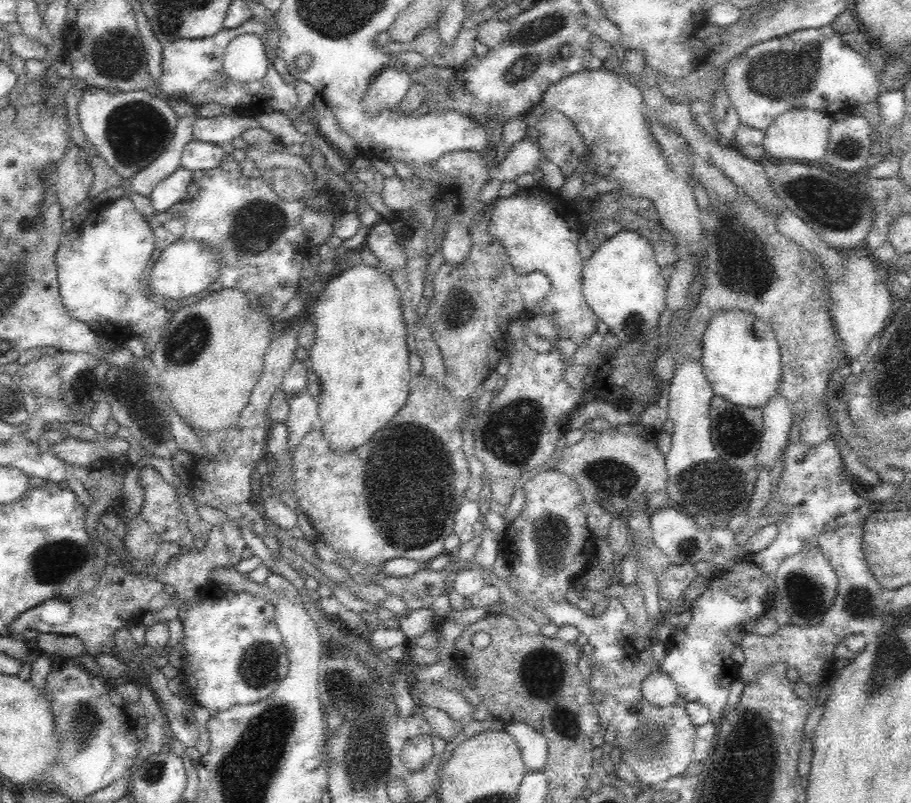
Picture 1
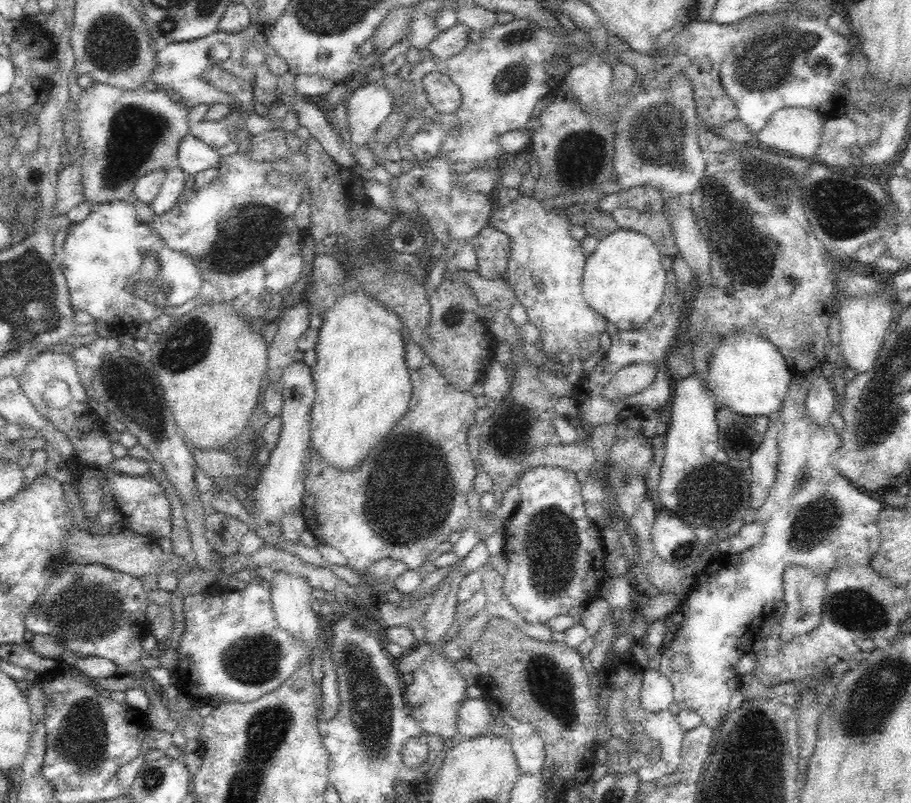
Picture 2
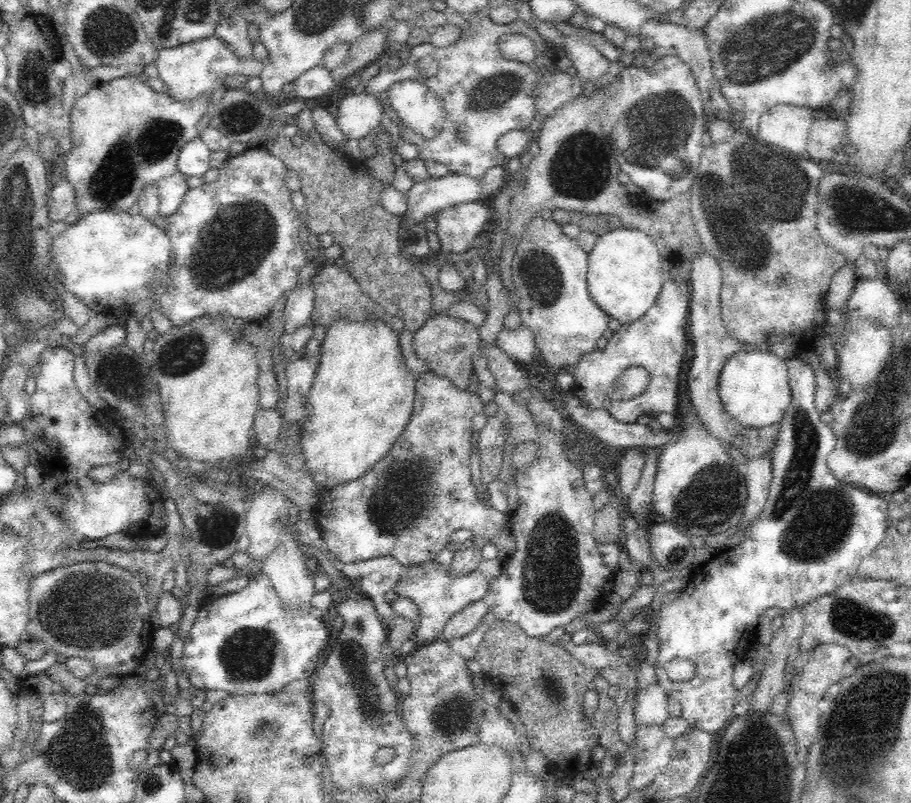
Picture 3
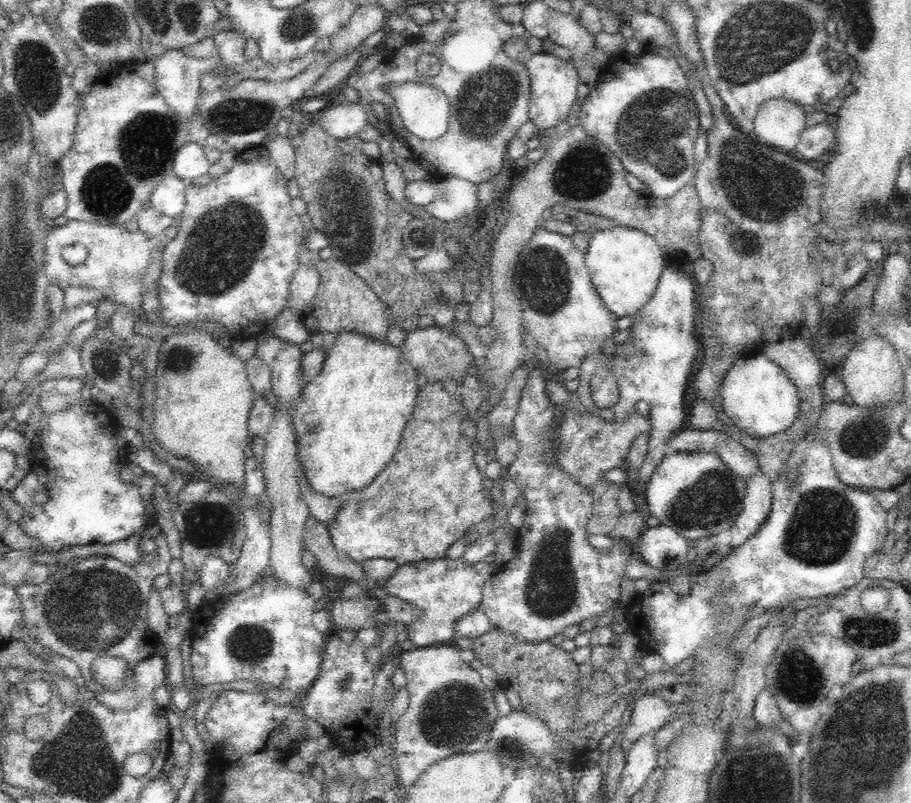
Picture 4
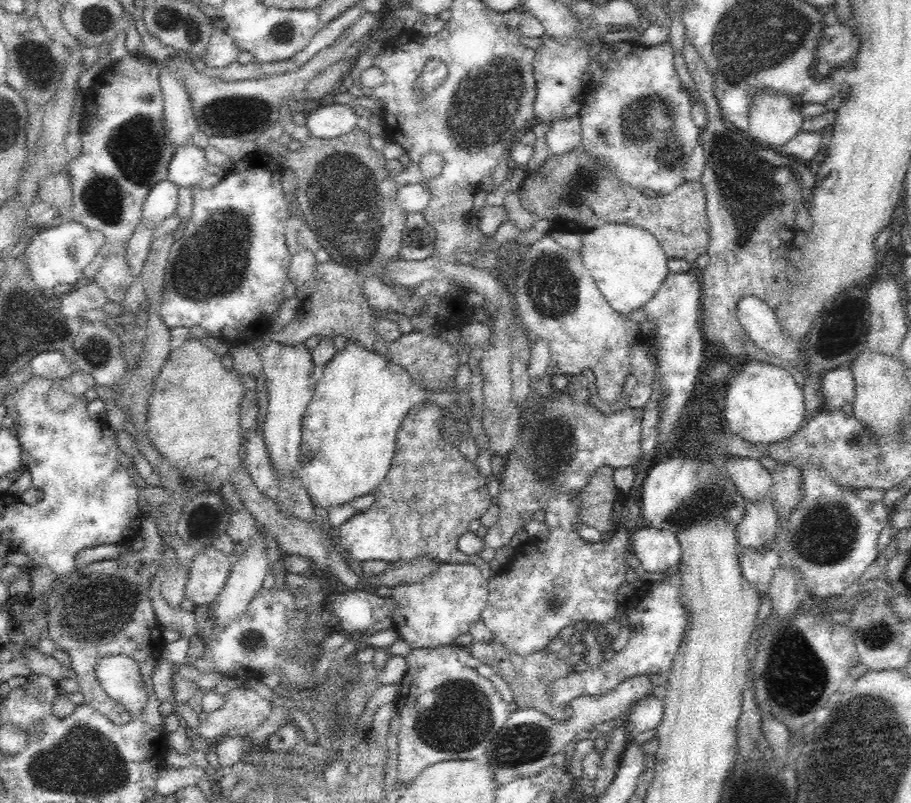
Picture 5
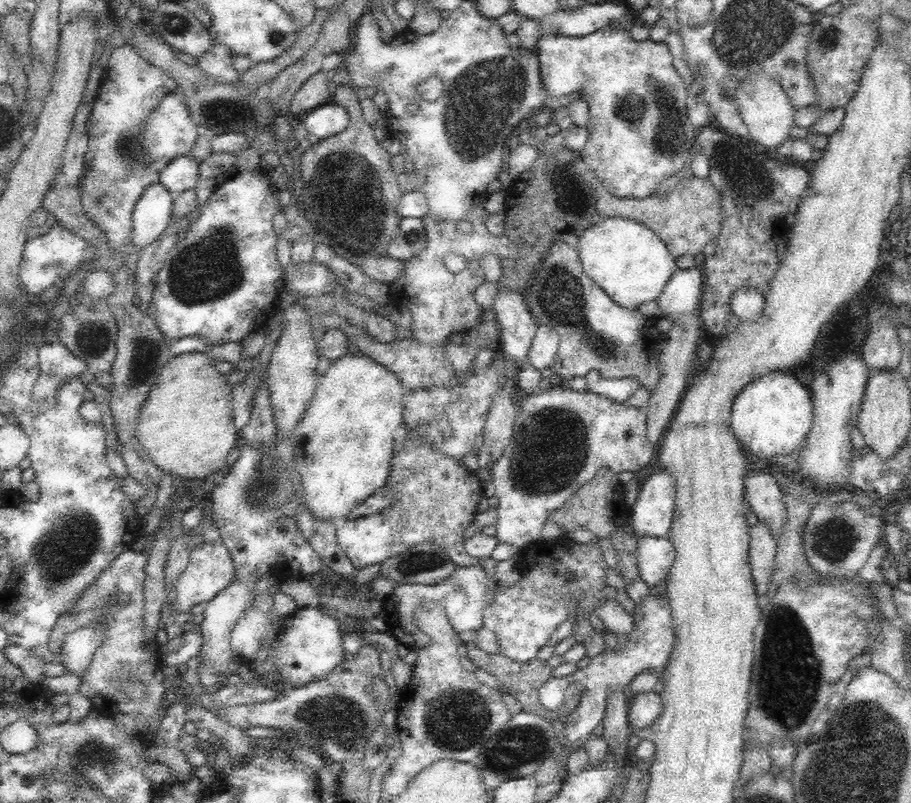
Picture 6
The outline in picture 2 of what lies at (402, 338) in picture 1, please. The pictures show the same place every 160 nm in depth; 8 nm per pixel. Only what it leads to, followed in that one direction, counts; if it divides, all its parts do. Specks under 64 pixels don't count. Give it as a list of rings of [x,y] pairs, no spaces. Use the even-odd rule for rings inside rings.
[[[358,288],[344,293],[323,316],[315,346],[316,365],[312,368],[315,398],[310,416],[310,443],[312,454],[320,456],[334,468],[356,468],[356,464],[360,464],[368,452],[390,432],[390,428],[396,426],[408,412],[413,384],[405,359],[404,340],[400,333],[402,327],[396,313]]]

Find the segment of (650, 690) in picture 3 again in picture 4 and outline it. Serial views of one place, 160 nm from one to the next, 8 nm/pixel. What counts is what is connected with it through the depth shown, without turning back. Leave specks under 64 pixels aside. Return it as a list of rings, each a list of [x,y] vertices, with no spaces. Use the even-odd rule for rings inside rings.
[[[640,695],[634,700],[630,723],[624,730],[621,747],[625,753],[632,748],[636,740],[645,734],[655,735],[662,729],[670,716],[674,705],[658,695]]]

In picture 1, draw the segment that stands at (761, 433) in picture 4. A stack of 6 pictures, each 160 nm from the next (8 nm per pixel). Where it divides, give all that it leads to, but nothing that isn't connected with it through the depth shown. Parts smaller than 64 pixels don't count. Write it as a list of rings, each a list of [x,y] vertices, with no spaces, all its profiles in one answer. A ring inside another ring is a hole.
[[[717,312],[704,333],[700,361],[713,393],[741,407],[762,408],[781,381],[781,352],[772,327],[750,312]]]

